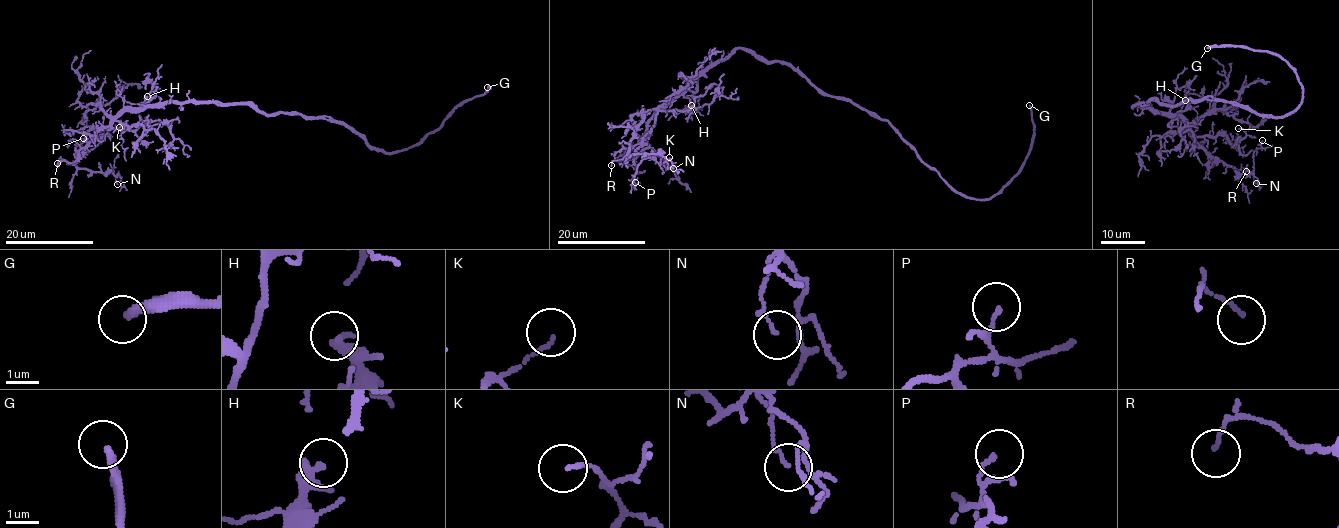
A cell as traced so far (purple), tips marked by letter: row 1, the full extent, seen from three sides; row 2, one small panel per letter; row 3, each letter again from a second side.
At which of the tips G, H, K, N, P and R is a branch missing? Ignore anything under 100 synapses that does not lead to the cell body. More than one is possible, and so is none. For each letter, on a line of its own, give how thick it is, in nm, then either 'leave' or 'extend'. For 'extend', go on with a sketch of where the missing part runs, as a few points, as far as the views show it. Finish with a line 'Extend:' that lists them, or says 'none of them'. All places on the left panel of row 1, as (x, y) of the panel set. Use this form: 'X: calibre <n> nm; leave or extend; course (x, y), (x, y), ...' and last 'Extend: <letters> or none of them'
G: calibre 240 nm; extend; course (487, 87), (481, 95), (450, 94), (420, 102), (416, 101), (420, 95), (388, 95), (374, 84), (348, 81)
H: calibre 360 nm; leave
K: calibre 110 nm; leave
N: calibre 80 nm; leave
P: calibre 120 nm; leave
R: calibre 110 nm; leave
Extend: G

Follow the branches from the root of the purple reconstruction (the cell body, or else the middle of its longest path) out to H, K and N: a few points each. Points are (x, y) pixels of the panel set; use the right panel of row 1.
H: (1183, 102), (1165, 106), (1153, 100), (1146, 104), (1132, 105), (1174, 114), (1188, 106), (1185, 100)
K: (1183, 102), (1132, 105), (1179, 116), (1192, 135), (1226, 135), (1232, 147), (1246, 135), (1238, 128)
N: (1183, 102), (1132, 105), (1179, 116), (1211, 155), (1231, 165), (1238, 176), (1251, 174), (1256, 183)

